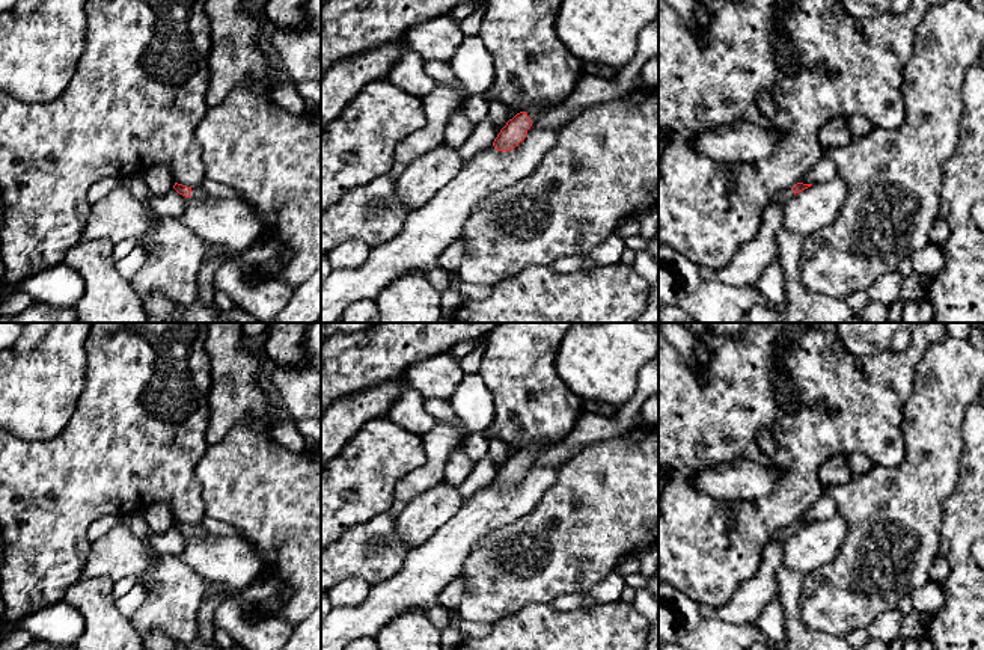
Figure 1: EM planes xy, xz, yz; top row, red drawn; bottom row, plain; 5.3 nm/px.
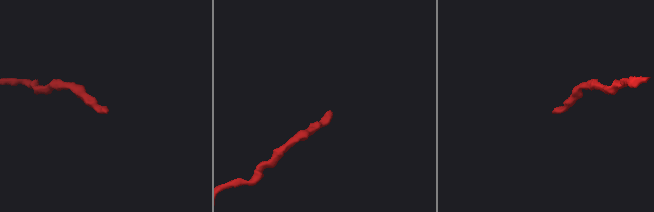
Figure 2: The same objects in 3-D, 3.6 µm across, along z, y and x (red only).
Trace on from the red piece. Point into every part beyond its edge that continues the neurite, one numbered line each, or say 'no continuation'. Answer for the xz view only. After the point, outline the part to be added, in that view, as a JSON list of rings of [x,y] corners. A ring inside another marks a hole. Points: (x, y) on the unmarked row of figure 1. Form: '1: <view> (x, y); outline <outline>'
1: xz (540, 447); outline [[[568,436],[570,437],[570,436]],[[564,437],[562,440],[536,440],[532,443],[532,446],[527,449],[529,457],[533,460],[538,455],[544,454],[549,448],[565,442],[568,437]]]

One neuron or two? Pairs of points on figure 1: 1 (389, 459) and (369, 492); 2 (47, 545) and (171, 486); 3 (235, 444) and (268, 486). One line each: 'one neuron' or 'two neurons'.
1: one neuron
2: one neuron
3: one neuron

